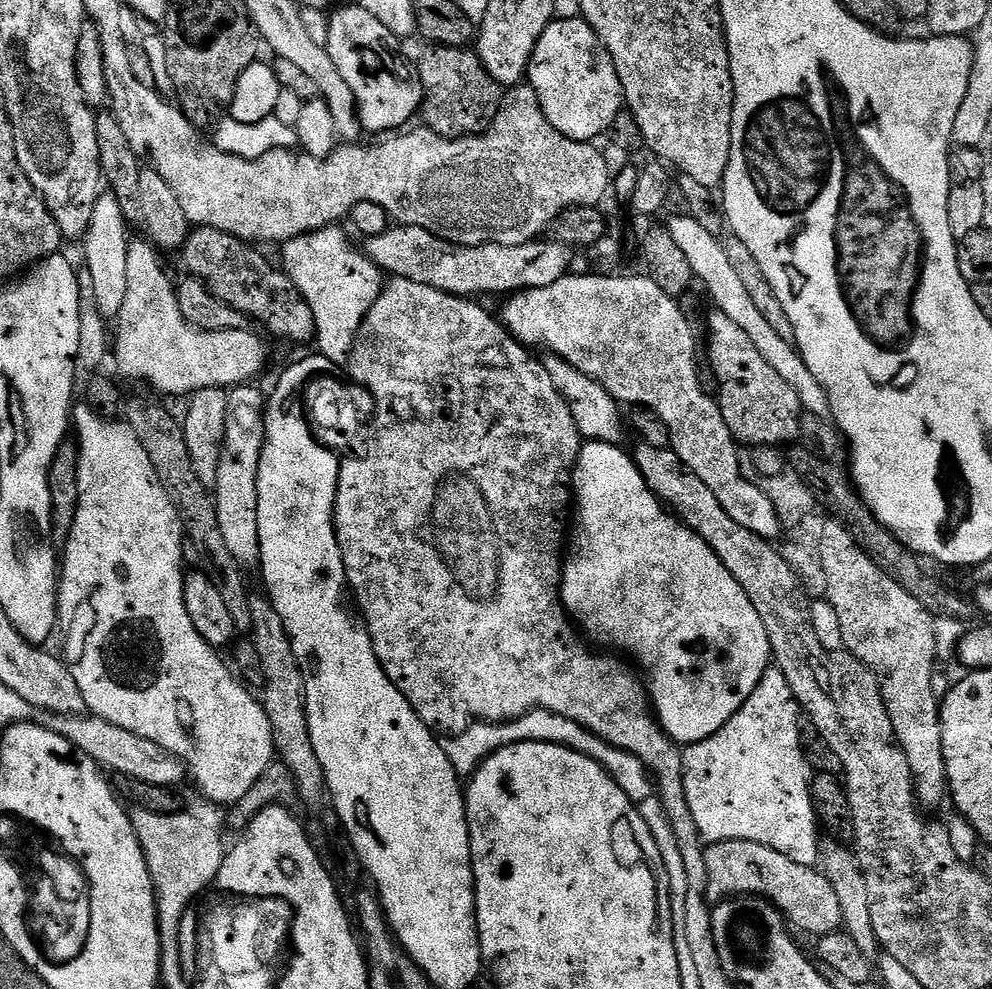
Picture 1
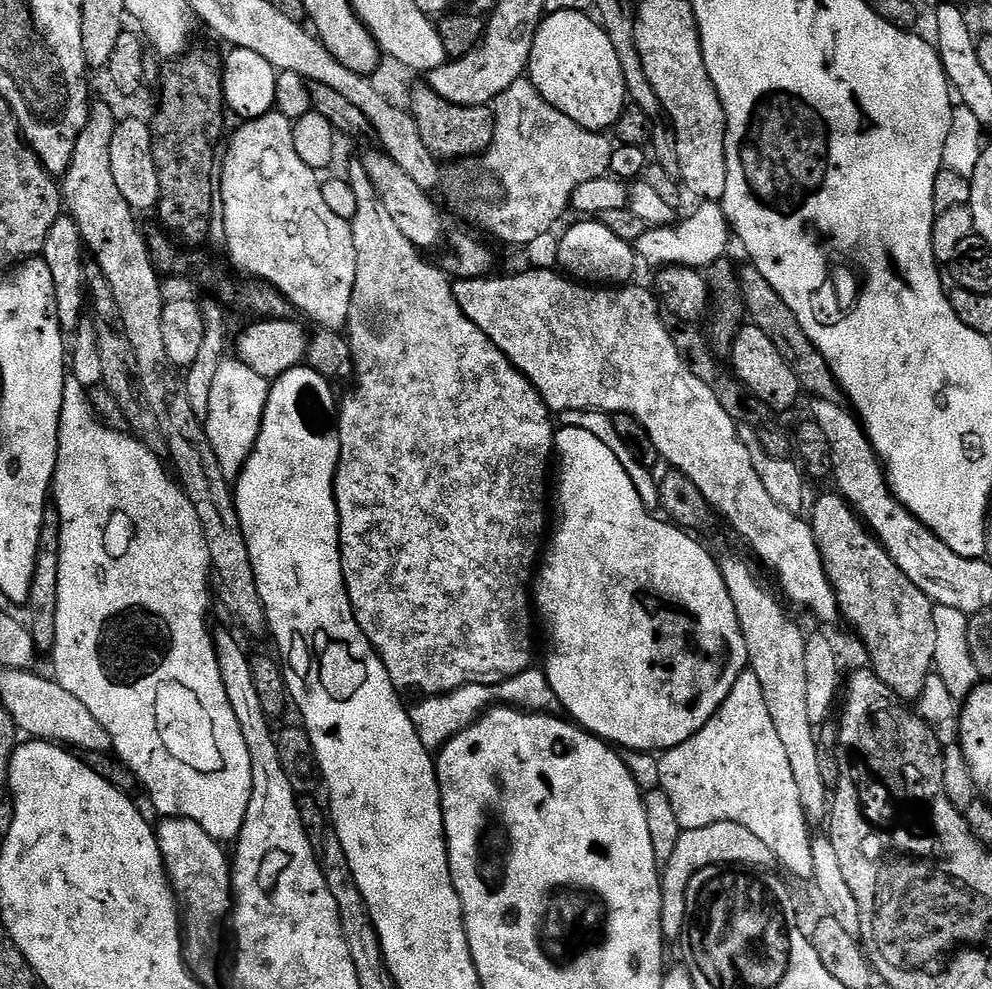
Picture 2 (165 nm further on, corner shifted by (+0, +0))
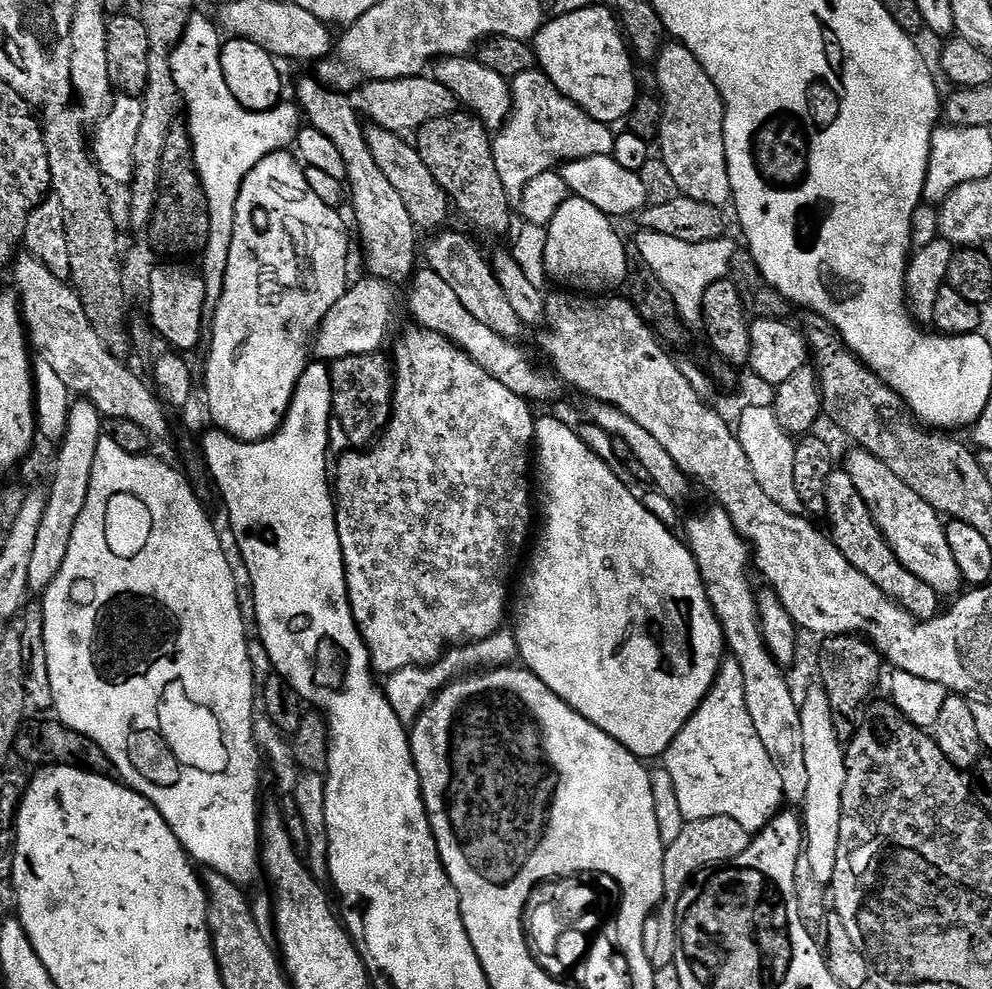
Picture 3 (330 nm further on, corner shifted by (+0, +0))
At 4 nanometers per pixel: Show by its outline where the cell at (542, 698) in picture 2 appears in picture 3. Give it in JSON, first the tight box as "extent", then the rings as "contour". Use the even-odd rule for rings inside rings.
{"extent":[386,626,517,726],"contour":[[[505,626],[493,636],[487,636],[485,640],[449,648],[435,664],[413,666],[404,668],[401,672],[395,672],[393,676],[387,677],[386,695],[390,706],[394,706],[394,714],[398,714],[398,718],[404,725],[411,726],[415,724],[421,712],[428,707],[432,697],[453,680],[471,673],[473,670],[507,668],[517,659],[517,656],[515,631],[511,627]]]}

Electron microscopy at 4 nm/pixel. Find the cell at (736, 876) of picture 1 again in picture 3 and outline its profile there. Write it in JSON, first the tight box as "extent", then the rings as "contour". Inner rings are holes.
{"extent":[642,816,749,970],"contour":[[[723,816],[722,818],[689,820],[685,823],[682,834],[678,834],[678,839],[667,844],[662,866],[664,899],[661,900],[659,908],[644,923],[644,933],[642,934],[642,946],[646,950],[646,958],[650,958],[653,968],[668,970],[676,963],[678,909],[681,907],[682,897],[693,879],[705,870],[723,866],[738,854],[742,854],[748,849],[749,839],[749,832],[742,826],[738,826],[738,822],[734,822],[734,818]]]}

